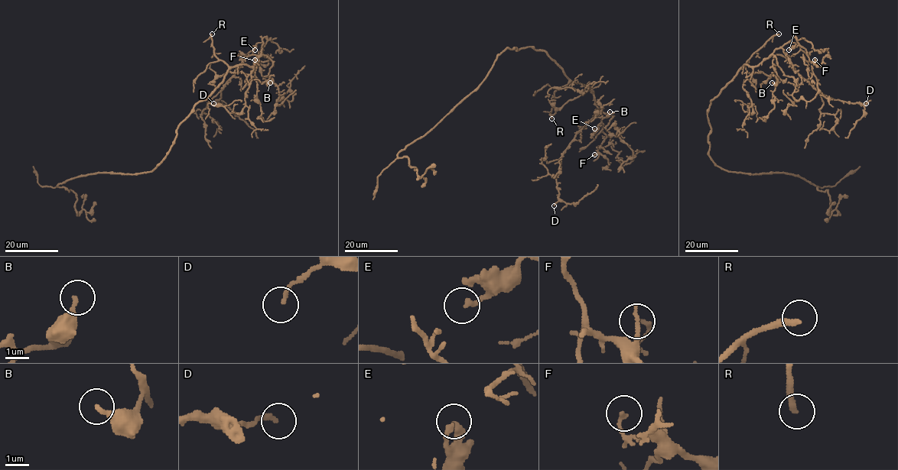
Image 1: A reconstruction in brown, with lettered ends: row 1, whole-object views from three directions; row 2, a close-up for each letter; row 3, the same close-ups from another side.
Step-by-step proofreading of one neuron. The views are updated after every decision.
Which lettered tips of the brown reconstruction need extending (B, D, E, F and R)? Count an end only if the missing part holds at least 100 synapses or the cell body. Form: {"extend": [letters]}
{"extend": ["R"]}

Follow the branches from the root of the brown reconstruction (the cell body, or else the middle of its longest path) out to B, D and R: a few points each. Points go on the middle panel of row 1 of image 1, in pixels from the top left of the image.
B: (529, 46), (544, 51), (570, 79), (584, 84), (593, 93), (597, 108), (595, 116), (605, 118), (610, 111)
D: (529, 46), (544, 51), (570, 79), (584, 84), (593, 93), (597, 108), (561, 158), (558, 200), (554, 205)
R: (529, 46), (544, 51), (568, 79), (567, 84), (554, 92), (551, 118)

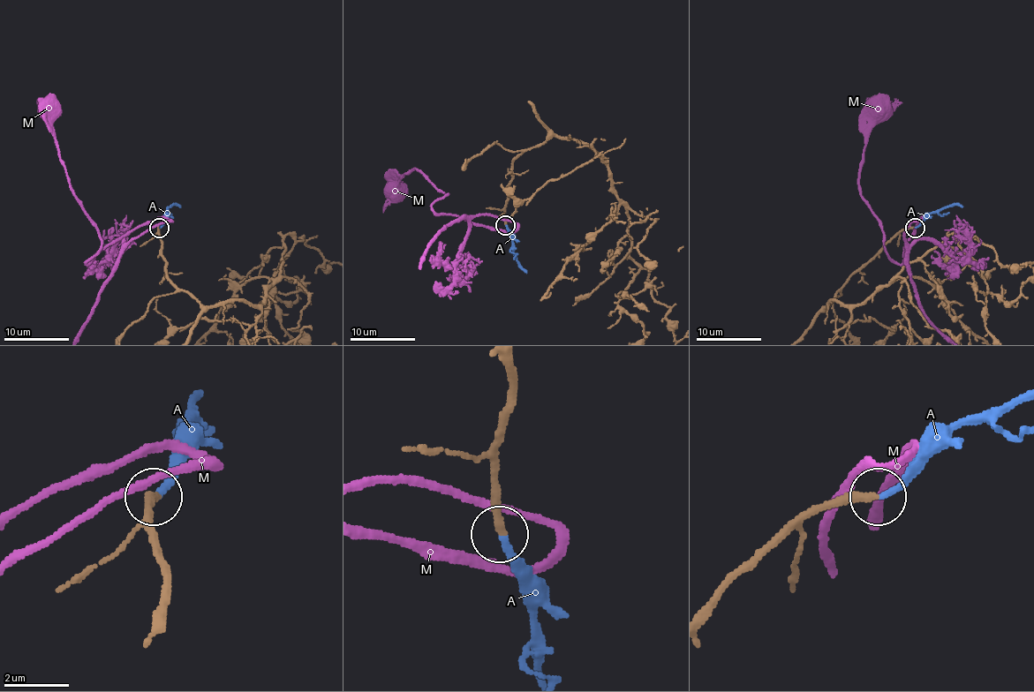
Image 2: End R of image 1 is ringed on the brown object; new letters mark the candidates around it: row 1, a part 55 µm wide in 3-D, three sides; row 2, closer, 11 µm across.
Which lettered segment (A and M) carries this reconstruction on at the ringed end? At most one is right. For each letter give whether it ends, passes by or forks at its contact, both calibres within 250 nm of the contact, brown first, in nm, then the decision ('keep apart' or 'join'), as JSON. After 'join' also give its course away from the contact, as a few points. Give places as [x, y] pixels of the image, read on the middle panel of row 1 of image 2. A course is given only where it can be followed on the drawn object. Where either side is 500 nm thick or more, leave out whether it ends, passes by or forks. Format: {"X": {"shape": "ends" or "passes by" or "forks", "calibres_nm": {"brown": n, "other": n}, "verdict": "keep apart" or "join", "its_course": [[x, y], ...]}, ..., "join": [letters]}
{"A": {"shape": "ends", "calibres_nm": {"brown": 280, "other": 190}, "verdict": "join", "its_course": [[505, 224], [518, 265], [526, 273]]}, "M": {"shape": "passes by", "calibres_nm": {"brown": 360, "other": 240}, "verdict": "keep apart"}, "join": ["A"]}

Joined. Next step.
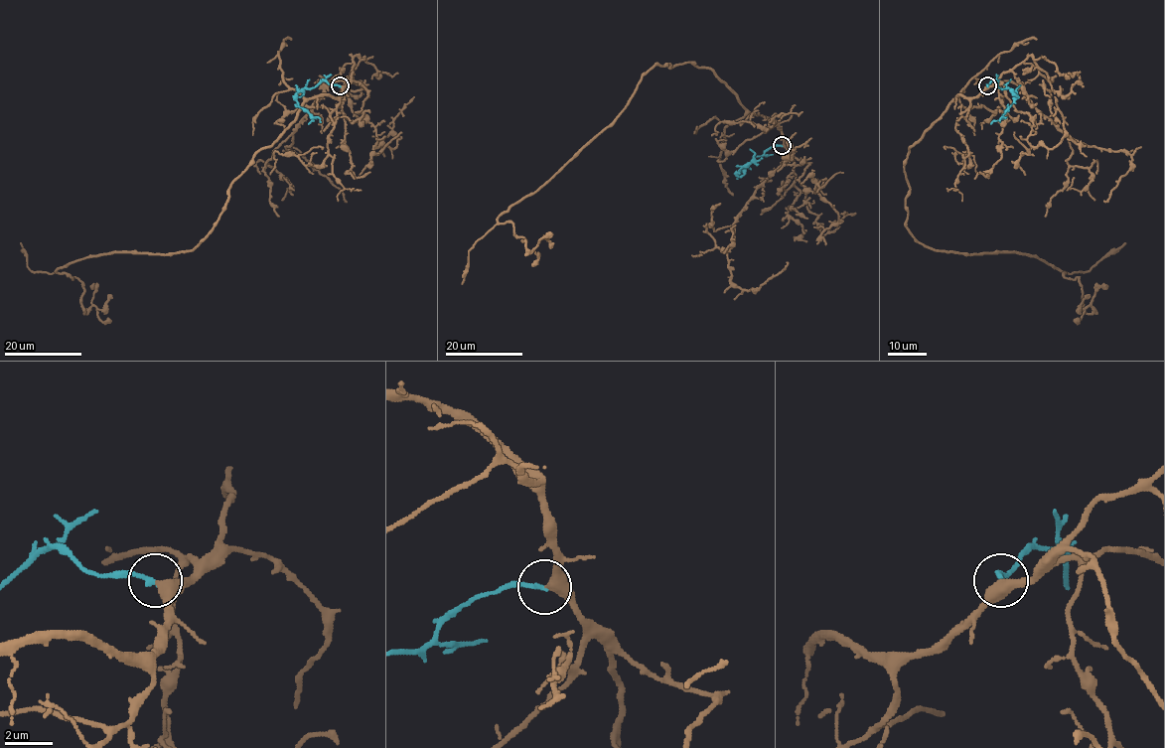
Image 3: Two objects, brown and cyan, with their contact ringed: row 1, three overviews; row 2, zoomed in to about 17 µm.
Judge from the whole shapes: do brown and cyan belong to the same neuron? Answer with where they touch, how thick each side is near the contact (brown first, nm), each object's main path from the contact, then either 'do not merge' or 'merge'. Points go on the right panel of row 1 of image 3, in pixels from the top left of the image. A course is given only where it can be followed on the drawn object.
place (987, 85); calibres 360 and 190 nm; course brown (987, 85), (909, 148), (907, 227), (934, 249), (1034, 255), (1079, 277), (1091, 313), (1089, 294); course cyan (987, 85), (995, 80), (998, 87), (1016, 92), (1013, 102), (990, 124); merge

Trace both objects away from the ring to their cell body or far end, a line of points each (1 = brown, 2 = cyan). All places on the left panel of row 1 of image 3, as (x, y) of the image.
1: (341, 85), (256, 153), (194, 249), (57, 271), (82, 282), (84, 313), (110, 294)
2: (341, 85), (322, 80), (314, 87), (297, 92), (297, 102), (313, 120), (308, 124)

